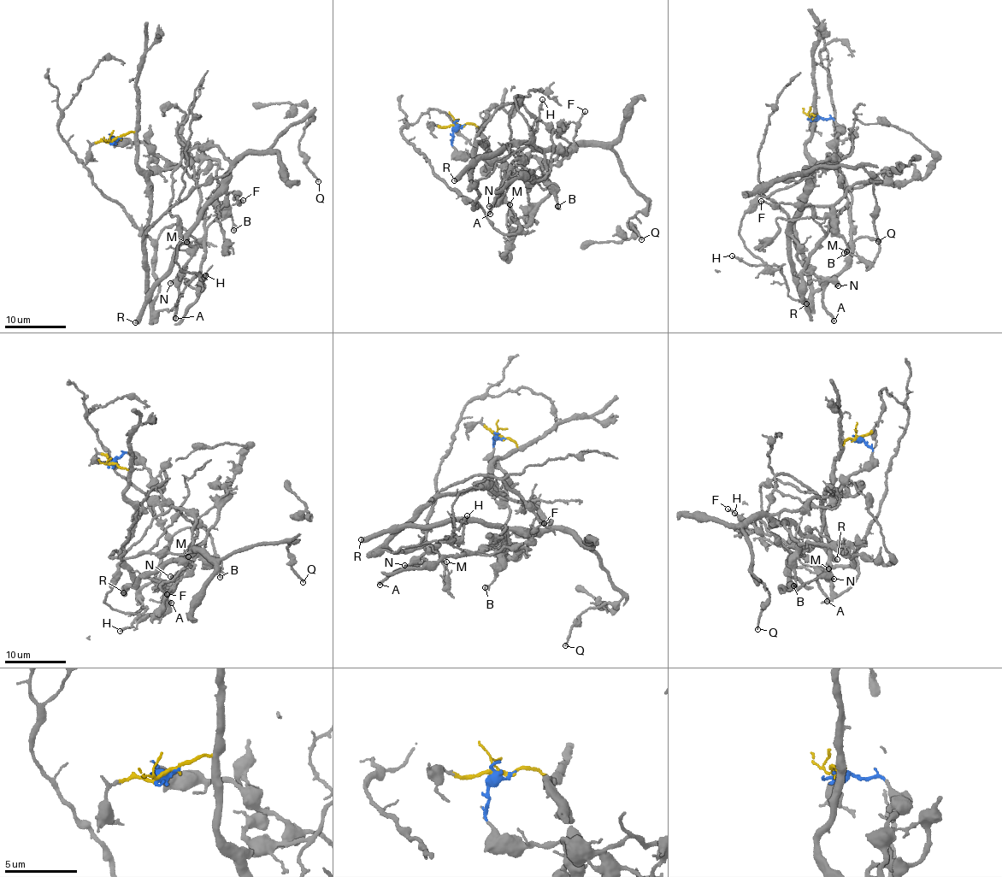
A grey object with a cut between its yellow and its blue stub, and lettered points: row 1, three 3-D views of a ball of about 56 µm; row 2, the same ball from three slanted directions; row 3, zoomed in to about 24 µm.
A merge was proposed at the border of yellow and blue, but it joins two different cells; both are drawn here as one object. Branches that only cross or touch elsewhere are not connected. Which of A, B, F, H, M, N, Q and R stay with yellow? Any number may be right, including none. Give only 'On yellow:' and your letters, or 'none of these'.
On yellow: A, B, H, M, Q, R

